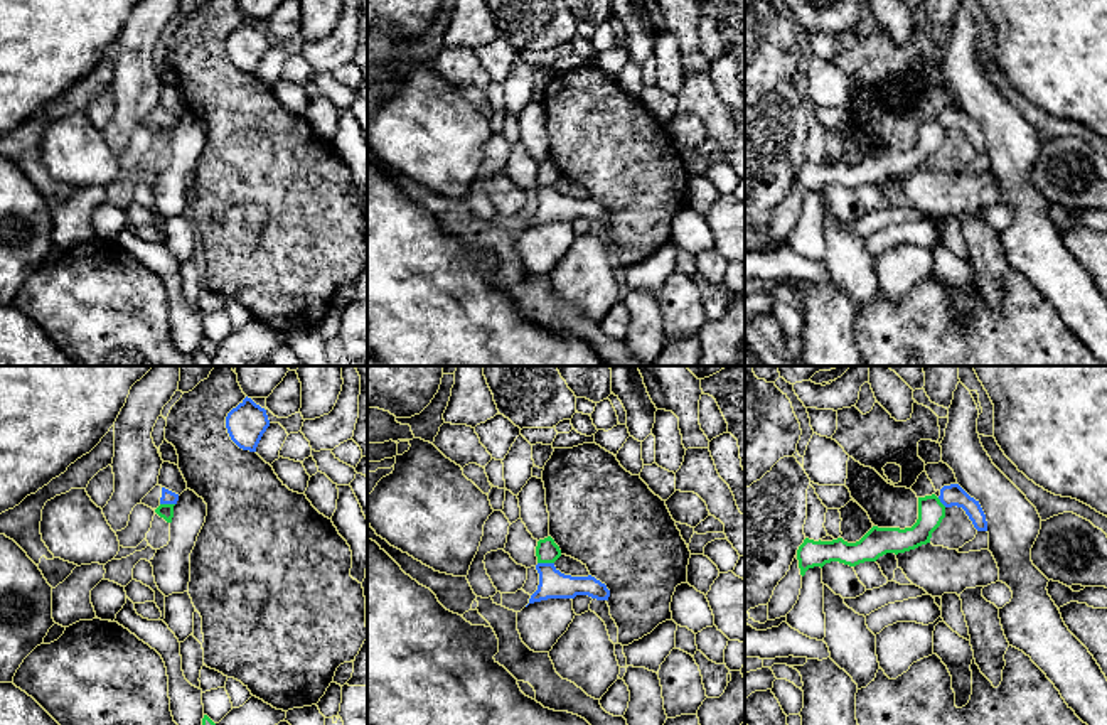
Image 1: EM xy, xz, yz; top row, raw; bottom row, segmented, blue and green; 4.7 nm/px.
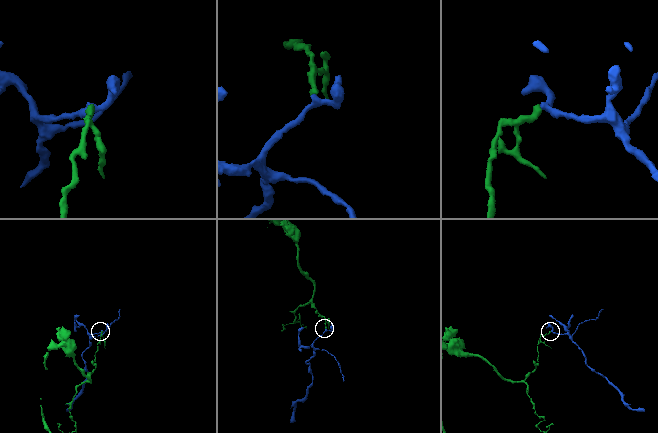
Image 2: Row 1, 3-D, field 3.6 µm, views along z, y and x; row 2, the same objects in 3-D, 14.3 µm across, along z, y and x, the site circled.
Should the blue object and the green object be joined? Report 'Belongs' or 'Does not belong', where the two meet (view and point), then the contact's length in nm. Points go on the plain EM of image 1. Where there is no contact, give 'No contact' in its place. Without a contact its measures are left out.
Does not belong. Touches blue at xz (546, 186). Shared border 80 nm

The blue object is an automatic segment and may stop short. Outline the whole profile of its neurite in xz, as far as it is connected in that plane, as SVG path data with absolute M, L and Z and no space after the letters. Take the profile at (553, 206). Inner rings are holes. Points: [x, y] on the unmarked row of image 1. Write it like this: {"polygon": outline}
{"polygon": "M537 185L539 196L537 212L531 218L529 226L548 221L575 221L576 218L588 218L596 223L608 223L610 212L595 199L571 199L561 196L554 185Z"}

